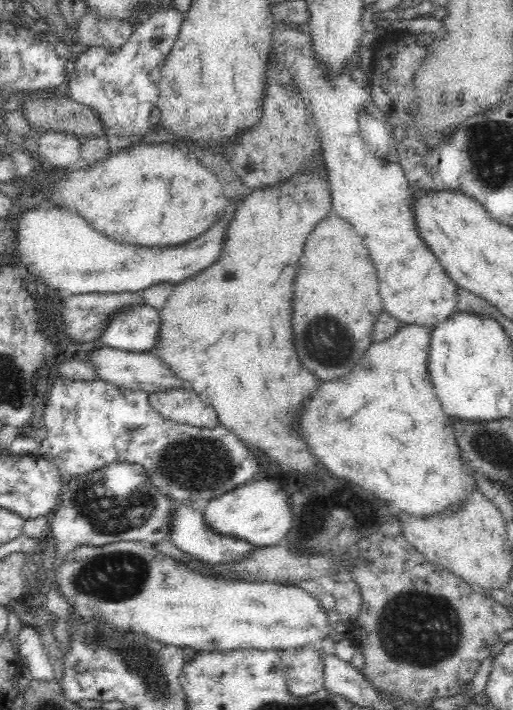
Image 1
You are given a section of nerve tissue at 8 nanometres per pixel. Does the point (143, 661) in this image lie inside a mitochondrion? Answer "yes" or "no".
yes

